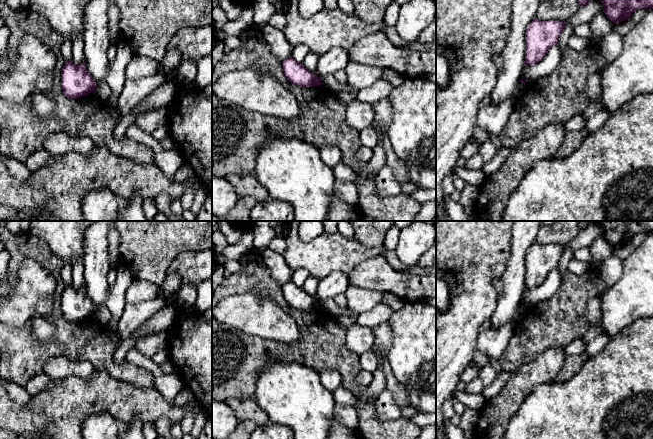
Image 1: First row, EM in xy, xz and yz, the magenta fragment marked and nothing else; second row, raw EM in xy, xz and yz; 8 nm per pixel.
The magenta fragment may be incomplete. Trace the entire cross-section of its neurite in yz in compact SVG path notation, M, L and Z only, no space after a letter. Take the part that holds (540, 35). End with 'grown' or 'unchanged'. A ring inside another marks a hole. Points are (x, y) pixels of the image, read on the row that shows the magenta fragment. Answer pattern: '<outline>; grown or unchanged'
M535 18L525 32L524 65L540 62L549 48L557 44L565 24L558 20L540 21Z; unchanged

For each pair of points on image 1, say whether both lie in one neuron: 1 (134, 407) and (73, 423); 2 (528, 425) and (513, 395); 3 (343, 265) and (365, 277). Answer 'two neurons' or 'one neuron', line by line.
1: one neuron
2: two neurons
3: two neurons

